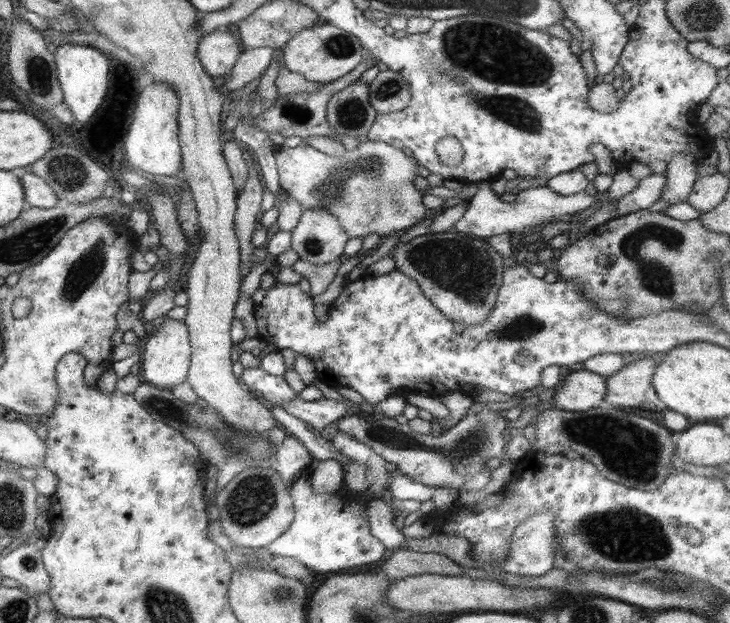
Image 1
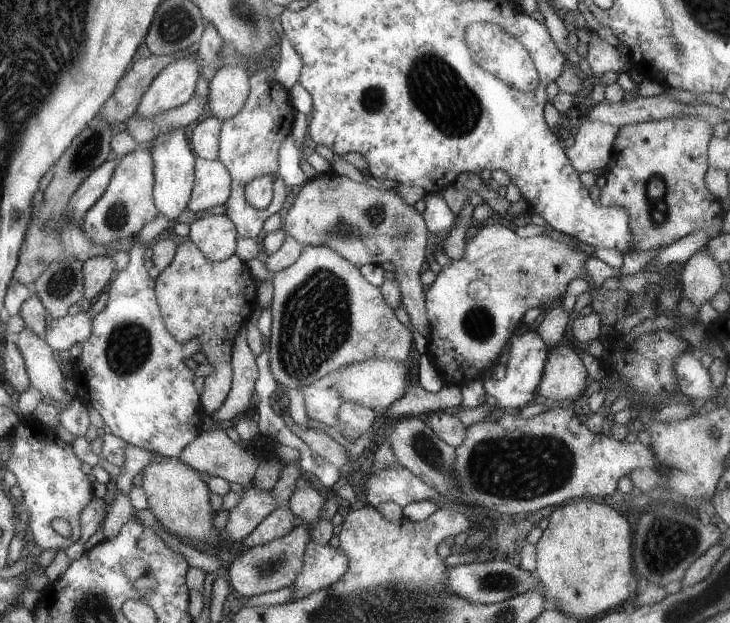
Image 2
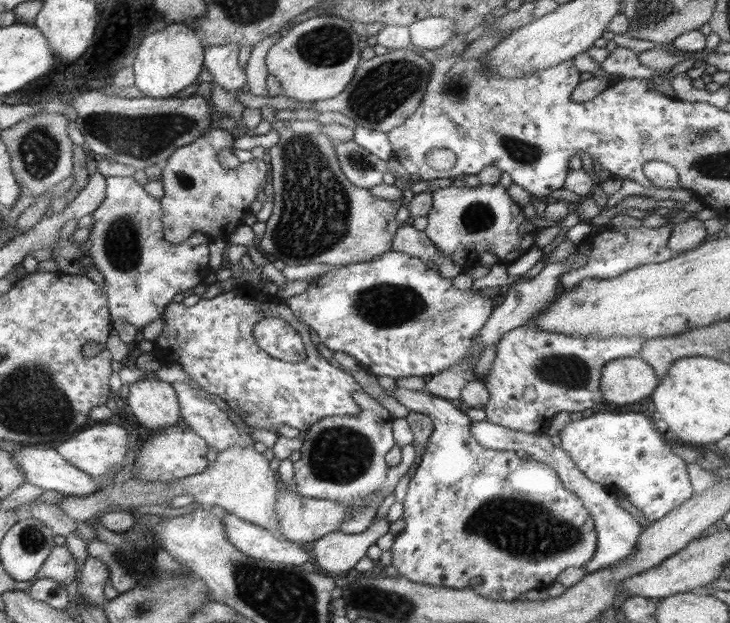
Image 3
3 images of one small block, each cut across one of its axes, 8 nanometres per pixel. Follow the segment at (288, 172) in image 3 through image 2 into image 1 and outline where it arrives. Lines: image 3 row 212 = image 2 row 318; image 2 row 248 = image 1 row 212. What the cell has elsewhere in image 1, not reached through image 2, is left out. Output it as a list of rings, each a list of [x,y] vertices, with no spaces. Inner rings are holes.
[[[302,210],[301,218],[290,232],[291,250],[311,264],[327,264],[342,256],[349,238],[343,227],[327,212]]]

